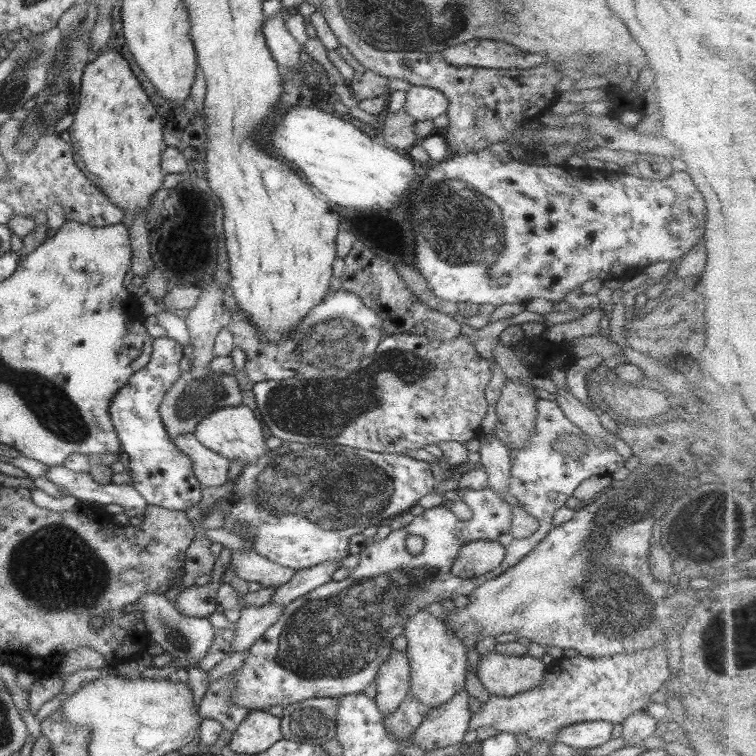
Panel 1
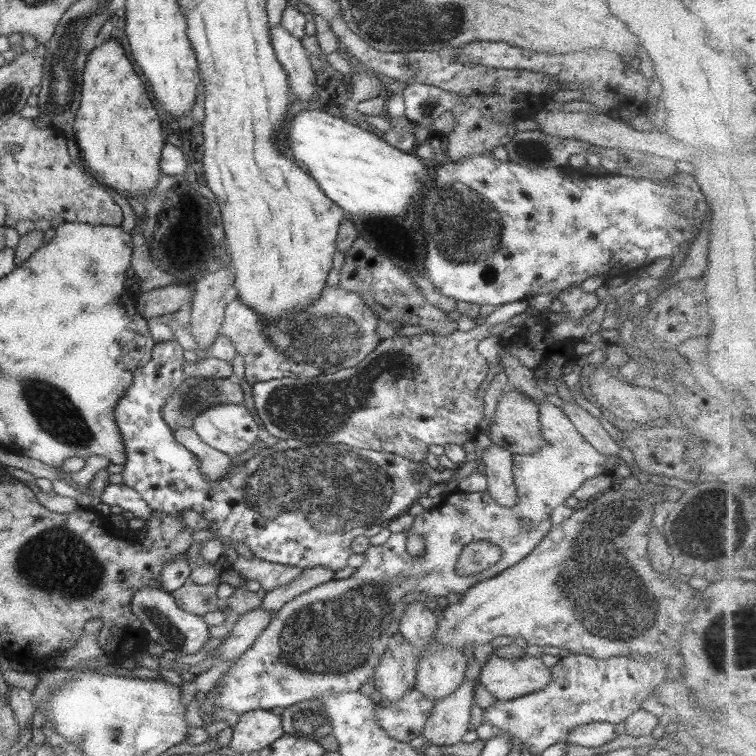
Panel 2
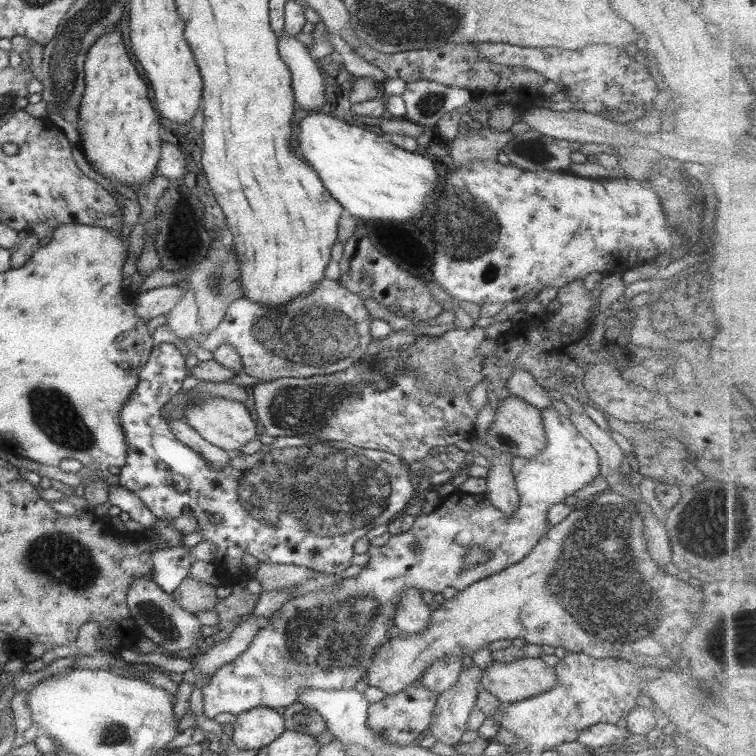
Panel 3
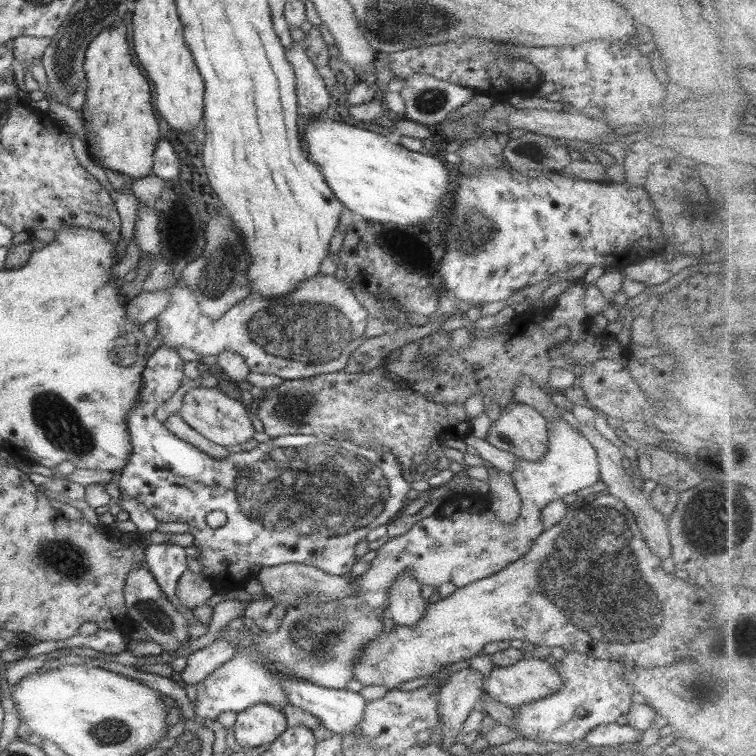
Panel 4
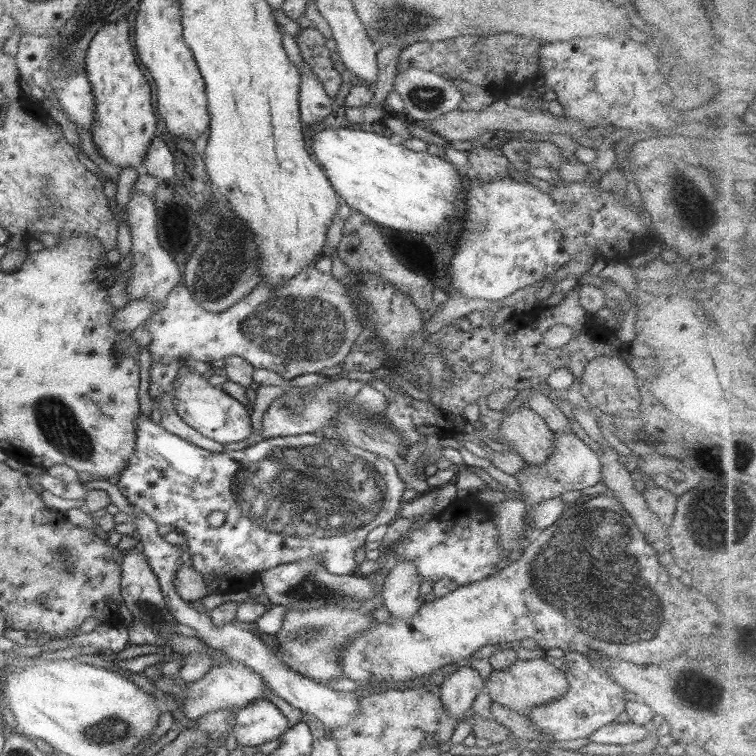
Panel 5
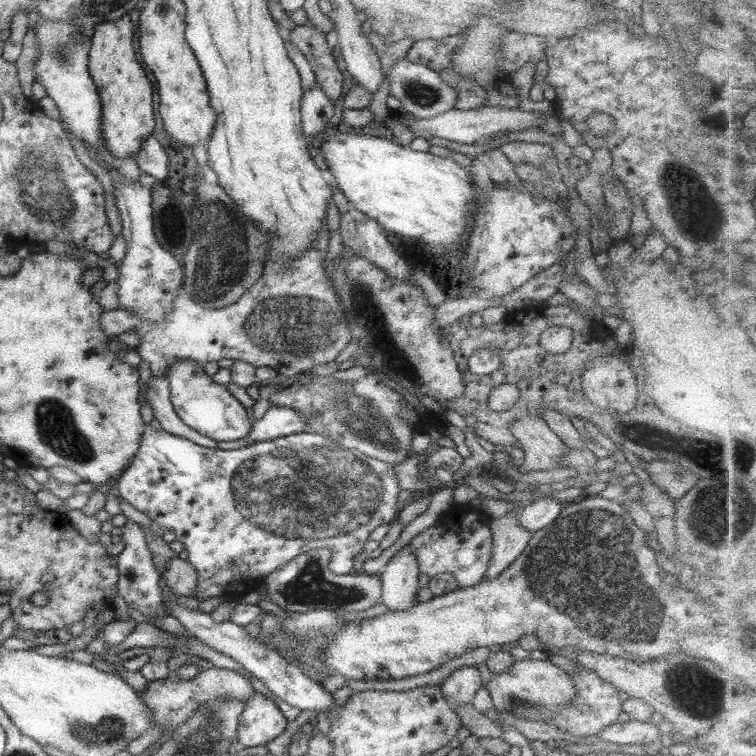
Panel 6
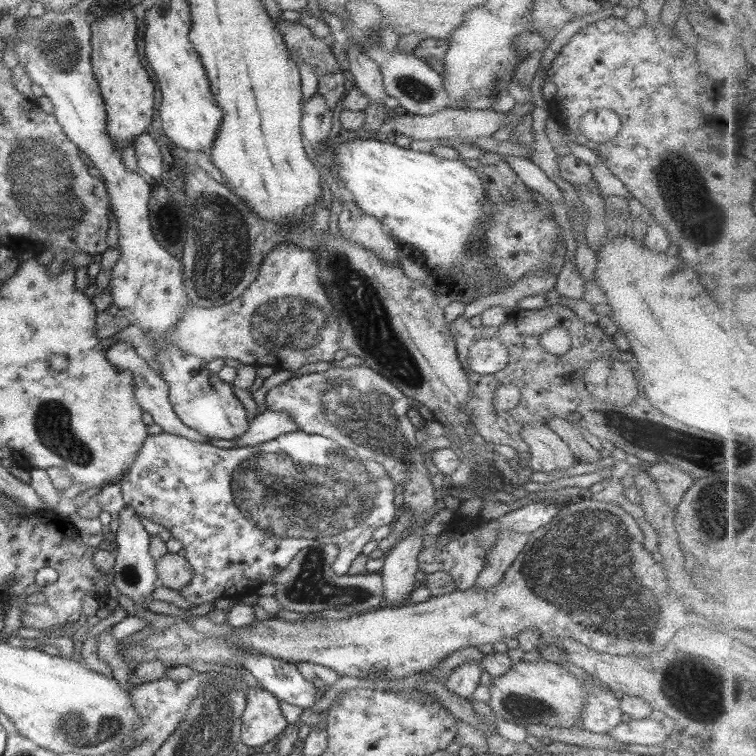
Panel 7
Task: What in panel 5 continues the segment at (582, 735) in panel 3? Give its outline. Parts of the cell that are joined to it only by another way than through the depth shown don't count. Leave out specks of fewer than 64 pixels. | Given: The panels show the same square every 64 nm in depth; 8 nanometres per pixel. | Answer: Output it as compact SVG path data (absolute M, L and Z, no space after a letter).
M614 722L598 728L594 734L590 734L590 740L602 744L606 749L612 744L623 747L639 743L648 736L646 726L631 723Z

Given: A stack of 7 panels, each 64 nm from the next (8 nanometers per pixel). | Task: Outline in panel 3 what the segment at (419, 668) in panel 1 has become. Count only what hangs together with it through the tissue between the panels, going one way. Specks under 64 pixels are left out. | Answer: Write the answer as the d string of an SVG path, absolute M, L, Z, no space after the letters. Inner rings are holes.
M416 587L404 589L400 593L393 622L404 634L423 632L431 623L433 606L424 603L423 593ZM445 657L425 669L424 675L420 678L422 687L436 692L437 695L447 692L454 687L463 670L462 658Z

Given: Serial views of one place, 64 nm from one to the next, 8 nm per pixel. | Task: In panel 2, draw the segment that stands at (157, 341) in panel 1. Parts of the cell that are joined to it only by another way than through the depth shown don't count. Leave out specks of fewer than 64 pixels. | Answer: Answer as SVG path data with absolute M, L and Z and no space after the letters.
M171 340L155 343L151 359L143 367L138 367L134 370L134 380L132 380L132 384L130 384L128 390L120 396L120 400L118 400L116 408L114 408L116 424L120 429L120 434L124 441L124 447L126 447L126 462L124 464L124 471L122 472L124 478L123 484L132 486L134 490L138 492L139 496L142 496L145 502L149 504L149 507L152 510L156 510L156 512L179 514L184 512L184 510L194 510L194 512L197 511L198 514L202 514L202 518L210 522L208 530L214 532L216 536L220 536L219 540L223 544L223 551L221 554L228 556L228 564L230 565L228 568L231 568L232 562L240 556L236 553L234 547L232 547L232 542L236 542L237 540L238 542L245 542L255 556L268 562L292 565L301 569L320 567L328 568L328 570L332 570L333 572L342 570L347 567L347 560L351 556L351 542L356 538L356 536L363 535L367 528L372 528L375 524L379 525L385 520L390 520L390 518L395 519L396 517L408 512L409 507L413 506L413 504L417 502L420 497L424 496L424 493L428 492L428 489L432 487L432 482L430 482L430 478L428 478L428 474L426 473L426 463L422 464L420 462L412 462L408 460L408 458L389 452L359 449L345 445L344 443L326 444L326 442L324 442L324 444L322 444L322 442L320 442L320 444L318 444L304 442L298 439L279 439L273 446L265 446L261 448L245 463L228 469L228 473L226 473L224 477L220 477L217 481L208 481L208 479L204 477L204 473L200 471L198 457L194 457L192 452L188 451L188 449L184 448L182 444L176 441L172 430L170 430L168 424L164 422L161 414L162 406L166 404L168 396L172 394L172 392L174 392L182 382L184 382L185 374L182 372L182 364L184 364L184 360L183 348L180 346L178 341Z

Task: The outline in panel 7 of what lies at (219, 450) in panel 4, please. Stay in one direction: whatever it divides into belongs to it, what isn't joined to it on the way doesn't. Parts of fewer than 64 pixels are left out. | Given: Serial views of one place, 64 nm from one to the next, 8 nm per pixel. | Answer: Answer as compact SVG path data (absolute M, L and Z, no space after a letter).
M119 342L112 345L112 347L106 350L106 360L108 360L114 368L130 370L130 372L134 374L134 398L136 398L138 404L140 404L141 410L150 414L154 419L154 423L161 426L164 432L171 435L183 436L194 442L210 443L210 440L208 440L206 436L202 436L202 434L186 426L178 419L169 401L168 382L166 382L160 374L152 370L152 367L150 367L143 358L138 356L135 348L130 343Z

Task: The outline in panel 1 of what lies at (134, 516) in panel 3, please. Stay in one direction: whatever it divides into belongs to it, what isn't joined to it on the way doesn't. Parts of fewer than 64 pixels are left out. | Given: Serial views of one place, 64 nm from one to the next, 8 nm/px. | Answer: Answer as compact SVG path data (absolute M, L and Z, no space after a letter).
M64 465L48 466L45 477L59 488L66 488L68 494L74 495L80 503L89 501L97 506L118 504L124 509L137 508L142 513L146 510L146 499L132 485L113 482L96 484L92 476Z

